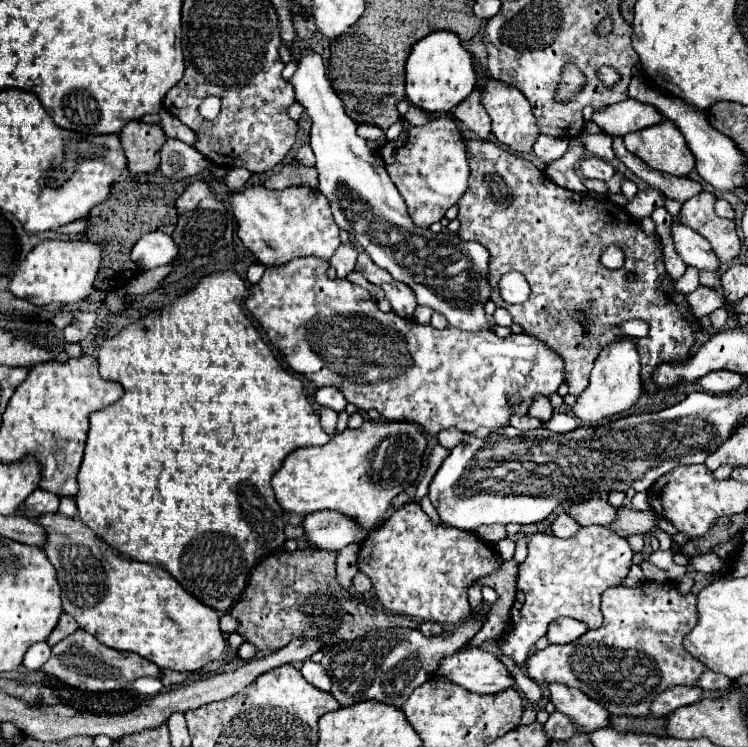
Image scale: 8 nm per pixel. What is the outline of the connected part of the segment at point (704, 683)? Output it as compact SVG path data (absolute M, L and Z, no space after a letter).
M706 670L702 676L700 676L700 688L704 688L706 692L714 692L714 690L722 690L724 686L728 688L732 684L732 680L728 680L726 676L722 674L716 674L712 670Z

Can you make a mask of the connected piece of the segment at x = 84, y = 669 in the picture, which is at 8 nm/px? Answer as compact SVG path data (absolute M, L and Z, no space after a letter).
M78 628L72 636L66 636L52 648L52 656L48 658L44 672L60 678L70 686L90 690L90 692L120 690L126 686L126 682L132 684L134 680L146 678L146 676L162 678L162 670L156 664L150 664L148 660L144 660L142 656L136 656L134 652L120 652L120 650L108 648L82 628Z

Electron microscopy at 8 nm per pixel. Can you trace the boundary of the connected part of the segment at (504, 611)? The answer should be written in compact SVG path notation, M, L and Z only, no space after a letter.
M510 560L504 562L504 568L500 568L500 572L486 576L484 580L478 580L482 586L490 586L498 592L498 602L494 604L494 612L498 616L508 616L510 608L514 604L514 596L516 596L516 578L518 578L518 562Z

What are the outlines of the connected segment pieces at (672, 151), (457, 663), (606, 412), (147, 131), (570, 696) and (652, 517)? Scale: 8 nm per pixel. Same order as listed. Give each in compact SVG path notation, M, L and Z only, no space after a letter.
M670 120L626 134L624 144L658 172L688 176L694 170L694 154L690 152L684 134Z
M462 646L454 654L440 658L434 674L478 694L496 694L500 688L514 686L506 666L482 648Z
M622 336L622 338L606 344L594 362L594 368L590 374L590 384L578 396L578 402L572 408L572 412L586 424L596 424L598 420L602 420L606 416L614 416L614 414L628 410L630 406L636 404L638 396L642 394L640 368L642 366L640 366L640 352L638 352L636 340Z
M142 120L128 122L120 140L132 172L154 172L160 164L160 148L166 142L166 132L160 124L146 124Z
M548 684L550 688L550 702L556 706L558 712L572 718L586 730L596 730L608 726L608 712L600 708L594 700L590 700L584 692L576 688L568 688L564 684Z
M620 508L620 518L616 524L610 524L610 530L620 534L622 538L634 536L634 534L650 534L654 528L658 528L658 518L652 510L632 510L632 508Z

